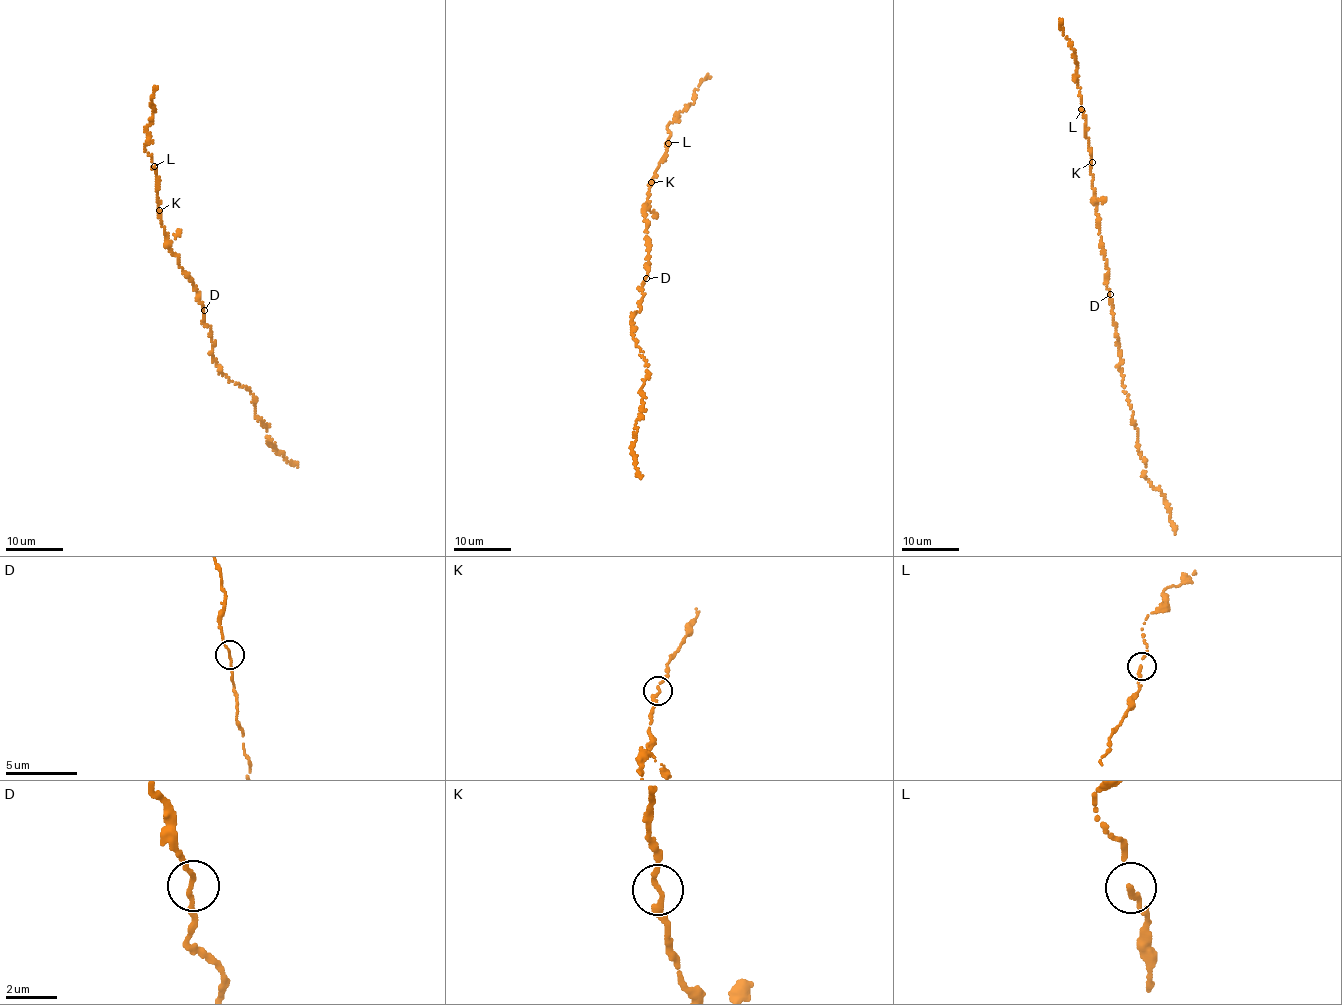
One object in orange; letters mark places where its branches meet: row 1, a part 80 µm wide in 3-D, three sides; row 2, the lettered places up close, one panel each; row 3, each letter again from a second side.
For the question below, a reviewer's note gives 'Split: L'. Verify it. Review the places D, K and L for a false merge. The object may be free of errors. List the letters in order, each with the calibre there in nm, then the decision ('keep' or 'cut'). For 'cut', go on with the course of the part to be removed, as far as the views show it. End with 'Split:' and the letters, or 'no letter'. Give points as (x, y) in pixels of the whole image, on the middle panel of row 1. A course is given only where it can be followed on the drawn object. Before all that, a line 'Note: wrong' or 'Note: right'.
Note: right
D: calibre 160 nm; keep
K: calibre 170 nm; keep
L: calibre 170 nm; cut; course (668, 143), (670, 122), (676, 119), (679, 111), (694, 102), (695, 91), (709, 77)
Split: L

